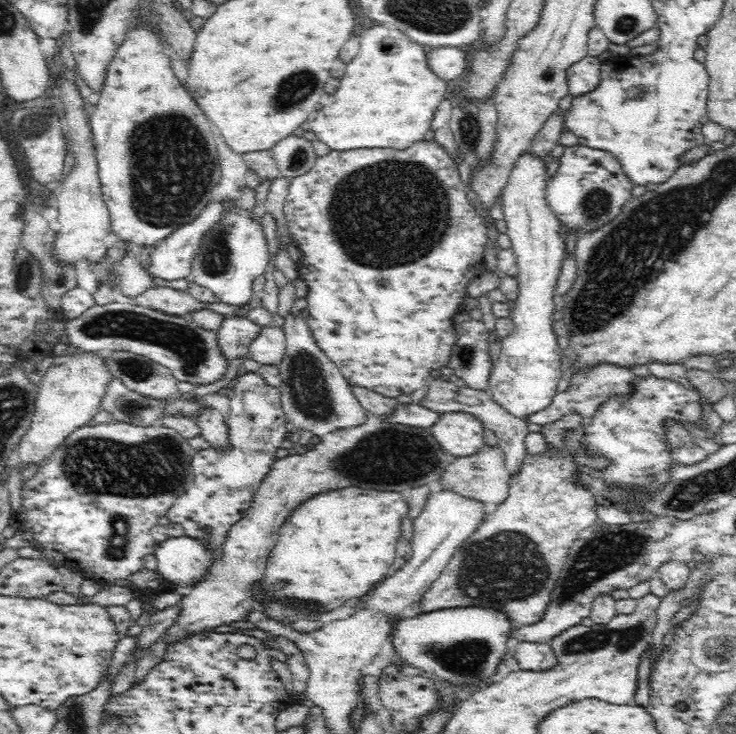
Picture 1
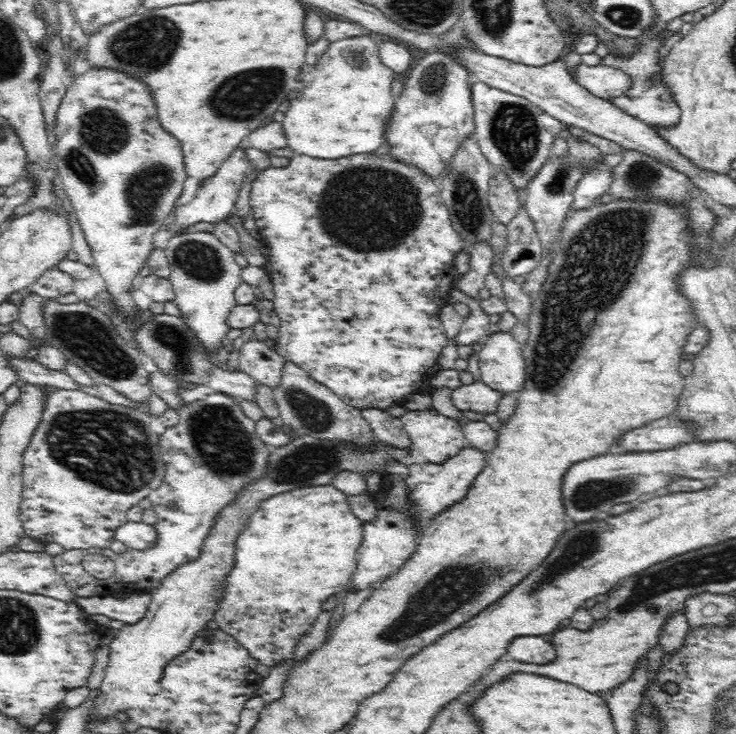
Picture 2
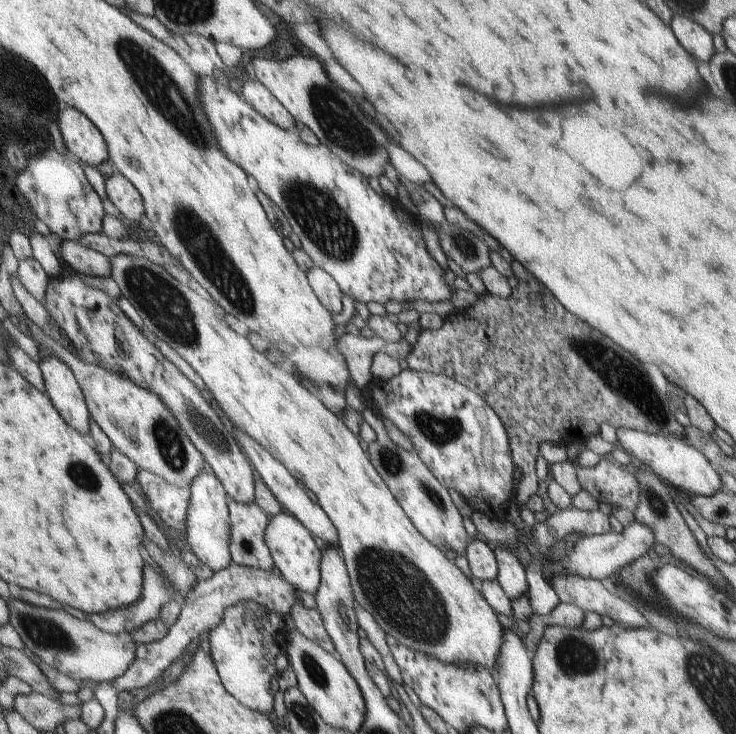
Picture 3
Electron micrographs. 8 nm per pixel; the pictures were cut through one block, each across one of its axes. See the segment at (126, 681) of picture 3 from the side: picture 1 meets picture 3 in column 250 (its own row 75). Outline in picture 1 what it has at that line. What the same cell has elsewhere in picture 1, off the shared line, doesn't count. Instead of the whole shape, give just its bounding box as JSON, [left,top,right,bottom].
[567,55,602,97]

